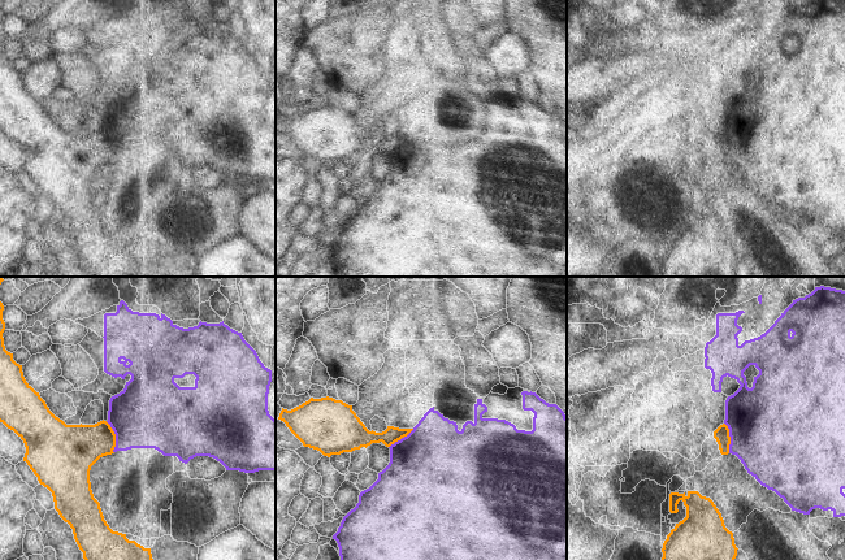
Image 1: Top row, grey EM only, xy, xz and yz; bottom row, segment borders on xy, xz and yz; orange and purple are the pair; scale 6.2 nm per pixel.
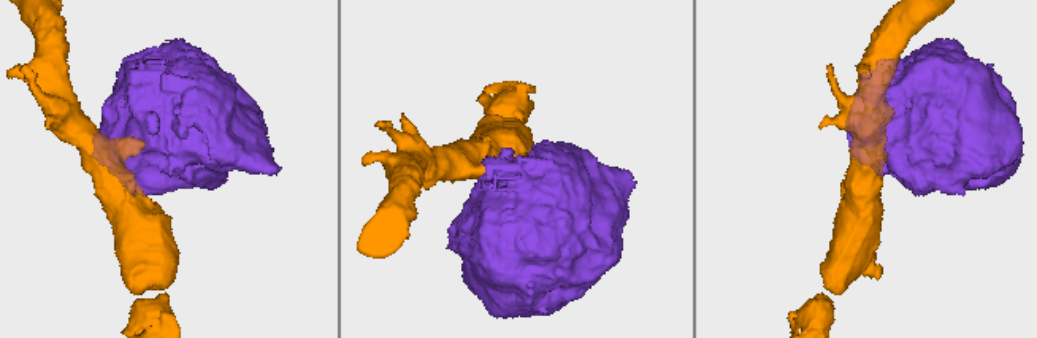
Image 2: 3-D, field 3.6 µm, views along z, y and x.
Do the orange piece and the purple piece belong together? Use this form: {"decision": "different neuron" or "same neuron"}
{"decision": "different neuron"}

